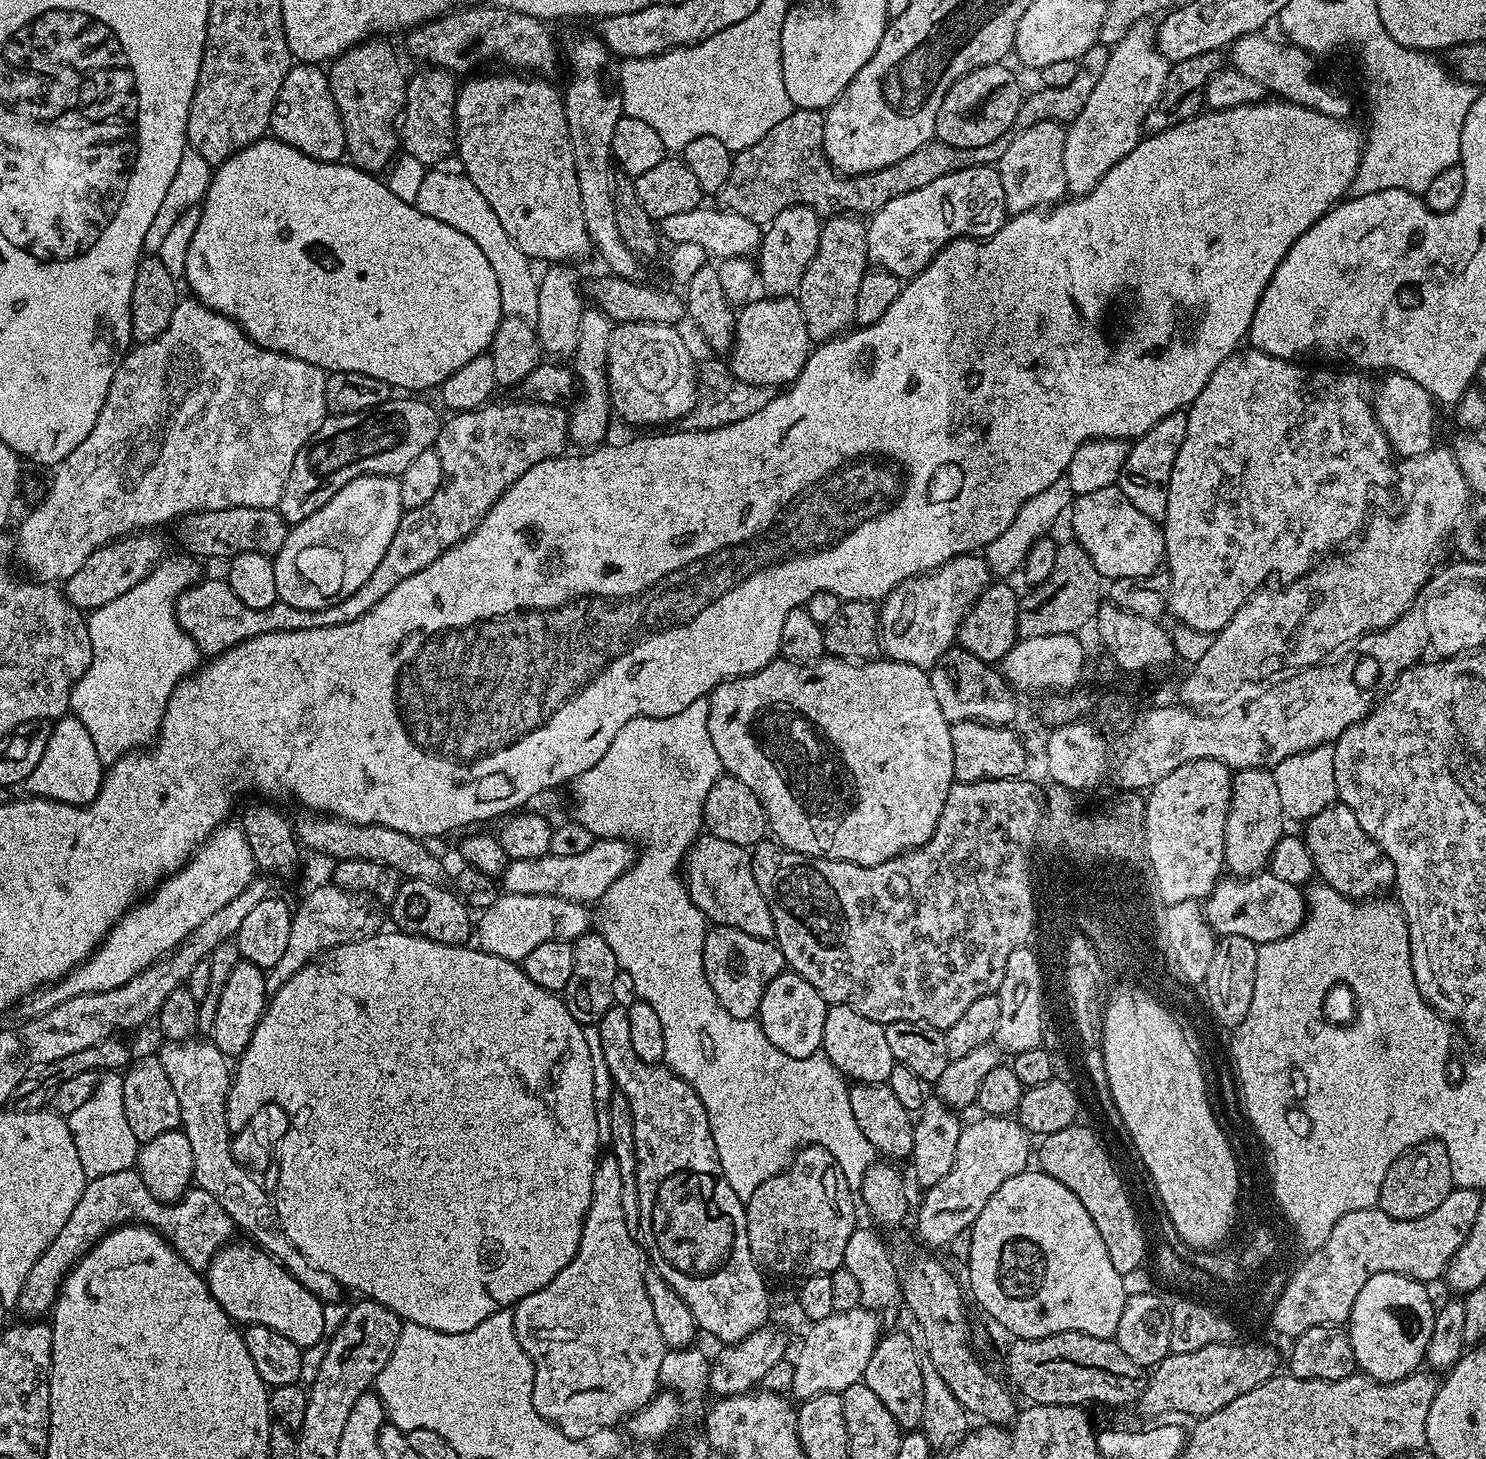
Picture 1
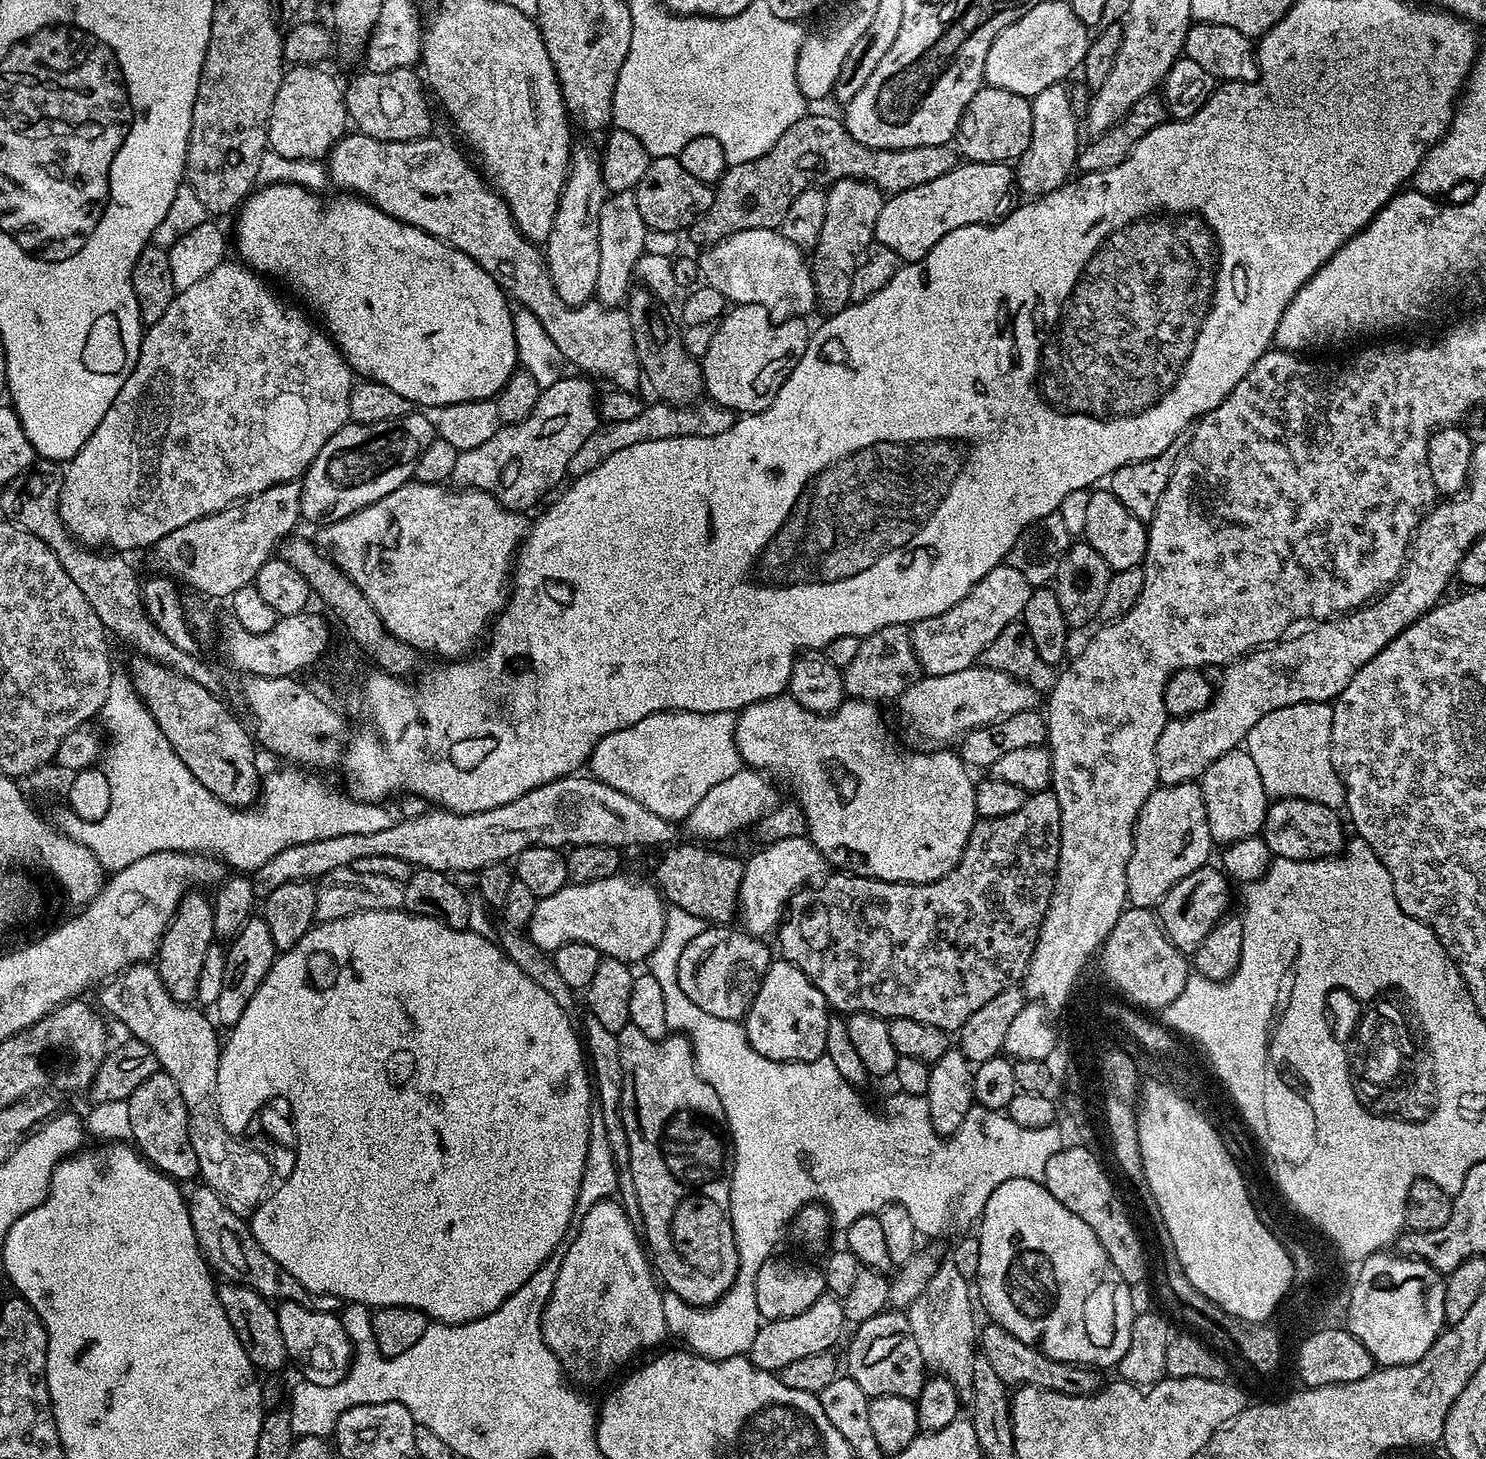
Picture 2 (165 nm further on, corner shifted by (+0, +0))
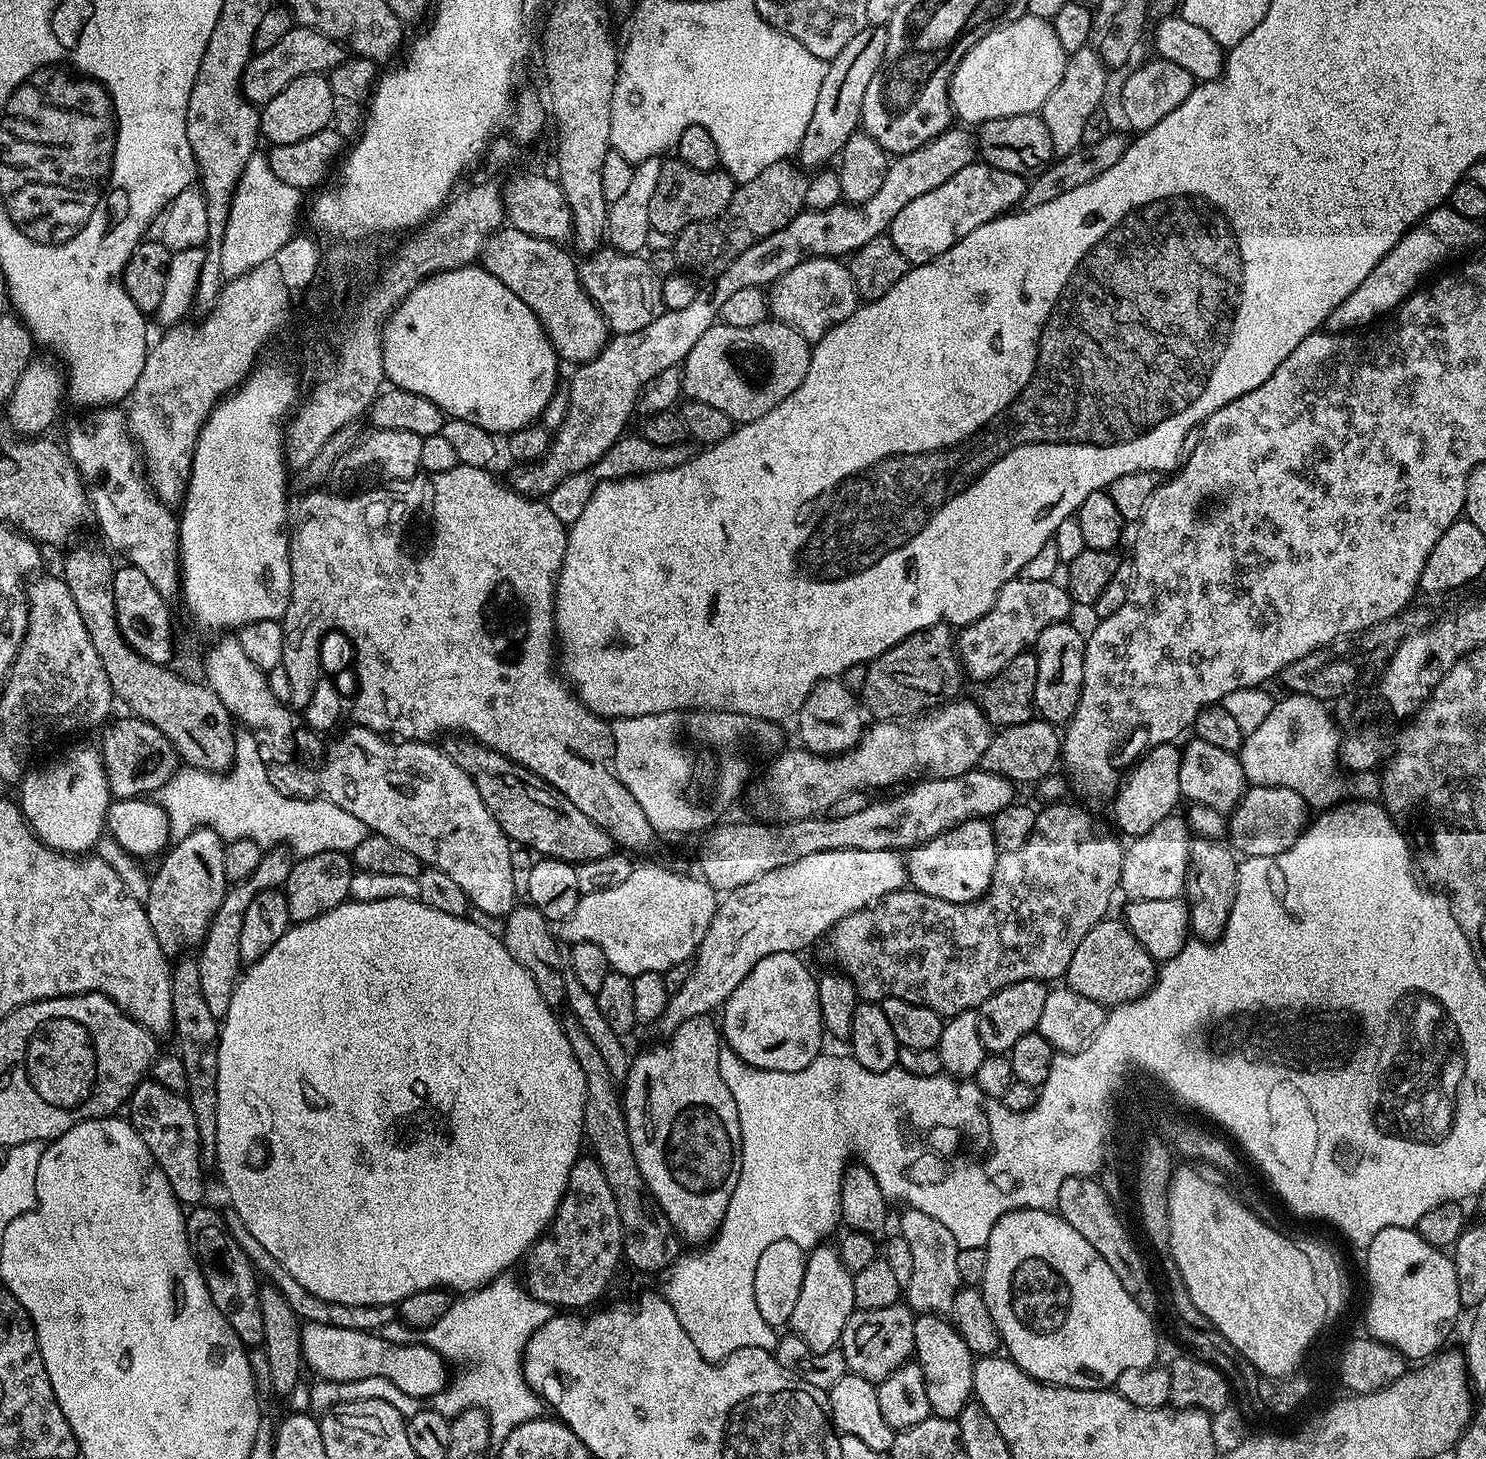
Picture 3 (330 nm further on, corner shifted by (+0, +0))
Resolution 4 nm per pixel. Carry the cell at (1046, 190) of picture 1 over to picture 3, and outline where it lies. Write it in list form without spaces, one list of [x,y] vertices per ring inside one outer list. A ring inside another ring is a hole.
[[[1089,46],[1069,55],[1062,74],[1062,82],[1054,86],[1054,94],[1046,98],[1042,109],[1046,130],[1050,130],[1052,151],[1057,157],[1070,154],[1085,143],[1084,131],[1087,130],[1092,115],[1099,110],[1100,103],[1108,92],[1108,75],[1110,69],[1095,47]]]

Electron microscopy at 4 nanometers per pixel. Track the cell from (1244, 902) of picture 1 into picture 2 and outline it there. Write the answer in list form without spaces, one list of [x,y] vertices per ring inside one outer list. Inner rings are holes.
[[[1205,866],[1194,870],[1194,874],[1186,874],[1182,882],[1175,884],[1161,898],[1158,905],[1158,919],[1164,928],[1164,933],[1178,951],[1185,954],[1196,953],[1202,938],[1206,938],[1206,934],[1210,934],[1210,930],[1214,930],[1217,922],[1223,920],[1229,911],[1228,899],[1232,896],[1231,887],[1233,888],[1233,885],[1229,877],[1219,867]]]

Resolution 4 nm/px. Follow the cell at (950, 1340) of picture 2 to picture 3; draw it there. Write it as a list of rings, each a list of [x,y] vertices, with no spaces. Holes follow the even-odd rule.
[[[905,1207],[903,1211],[898,1232],[903,1236],[906,1246],[910,1246],[910,1254],[914,1254],[914,1275],[906,1285],[906,1303],[916,1314],[951,1313],[954,1298],[962,1287],[958,1274],[958,1254],[961,1248],[954,1242],[954,1234],[950,1234],[942,1222],[930,1218],[930,1214],[922,1214],[920,1210],[910,1207]]]

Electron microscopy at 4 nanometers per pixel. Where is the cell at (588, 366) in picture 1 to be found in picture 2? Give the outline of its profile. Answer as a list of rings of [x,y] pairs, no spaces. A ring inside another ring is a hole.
[[[635,191],[613,192],[605,195],[602,202],[602,214],[598,218],[598,282],[596,283],[595,299],[606,308],[619,308],[628,299],[634,284],[636,264],[646,251],[650,229],[642,222],[642,214],[638,211],[638,198]]]

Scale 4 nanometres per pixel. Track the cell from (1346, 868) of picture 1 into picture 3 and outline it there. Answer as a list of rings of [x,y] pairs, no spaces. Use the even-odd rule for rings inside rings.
[[[1249,787],[1226,820],[1226,840],[1241,857],[1273,856],[1290,850],[1309,823],[1309,804],[1294,789]]]

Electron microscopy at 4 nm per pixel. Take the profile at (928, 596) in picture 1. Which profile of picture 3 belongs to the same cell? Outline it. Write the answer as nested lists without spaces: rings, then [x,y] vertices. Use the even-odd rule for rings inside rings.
[[[1017,578],[1006,582],[1002,590],[998,590],[998,598],[994,606],[982,618],[978,618],[973,624],[963,625],[958,632],[958,655],[963,671],[969,677],[972,676],[981,682],[993,680],[1005,666],[1010,663],[1018,653],[1031,649],[1036,639],[1052,623],[1062,623],[1069,619],[1074,601],[1068,594],[1067,587],[1056,585],[1055,579],[1051,580],[1026,580]]]

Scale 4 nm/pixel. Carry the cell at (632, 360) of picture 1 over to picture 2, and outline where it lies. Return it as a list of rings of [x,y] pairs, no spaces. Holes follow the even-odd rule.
[[[345,134],[328,153],[326,171],[329,181],[340,187],[337,189],[364,197],[386,214],[410,226],[426,230],[439,240],[447,240],[452,247],[462,250],[462,254],[474,258],[474,262],[478,262],[478,266],[482,266],[486,274],[494,277],[509,297],[514,300],[516,298],[521,307],[528,308],[537,316],[569,365],[577,364],[581,373],[592,378],[601,376],[602,379],[609,380],[609,385],[635,393],[639,384],[642,384],[642,373],[627,311],[623,307],[606,308],[599,302],[581,304],[579,308],[564,304],[562,298],[558,298],[556,287],[548,273],[543,251],[520,233],[512,220],[508,203],[501,198],[499,192],[489,187],[485,177],[477,171],[473,161],[469,160],[450,141],[439,140],[436,134],[410,142],[386,142],[363,134]]]

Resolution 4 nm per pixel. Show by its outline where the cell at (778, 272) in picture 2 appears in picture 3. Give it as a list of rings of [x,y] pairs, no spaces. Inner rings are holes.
[[[811,256],[782,274],[770,288],[770,312],[780,323],[798,330],[809,342],[823,338],[835,324],[846,322],[858,307],[854,278],[847,263],[830,256]]]

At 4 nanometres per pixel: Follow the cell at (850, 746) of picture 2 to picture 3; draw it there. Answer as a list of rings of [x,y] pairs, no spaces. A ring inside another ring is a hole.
[[[987,819],[964,820],[955,828],[918,844],[906,856],[906,876],[911,887],[934,898],[955,904],[969,904],[988,893],[998,849]]]

